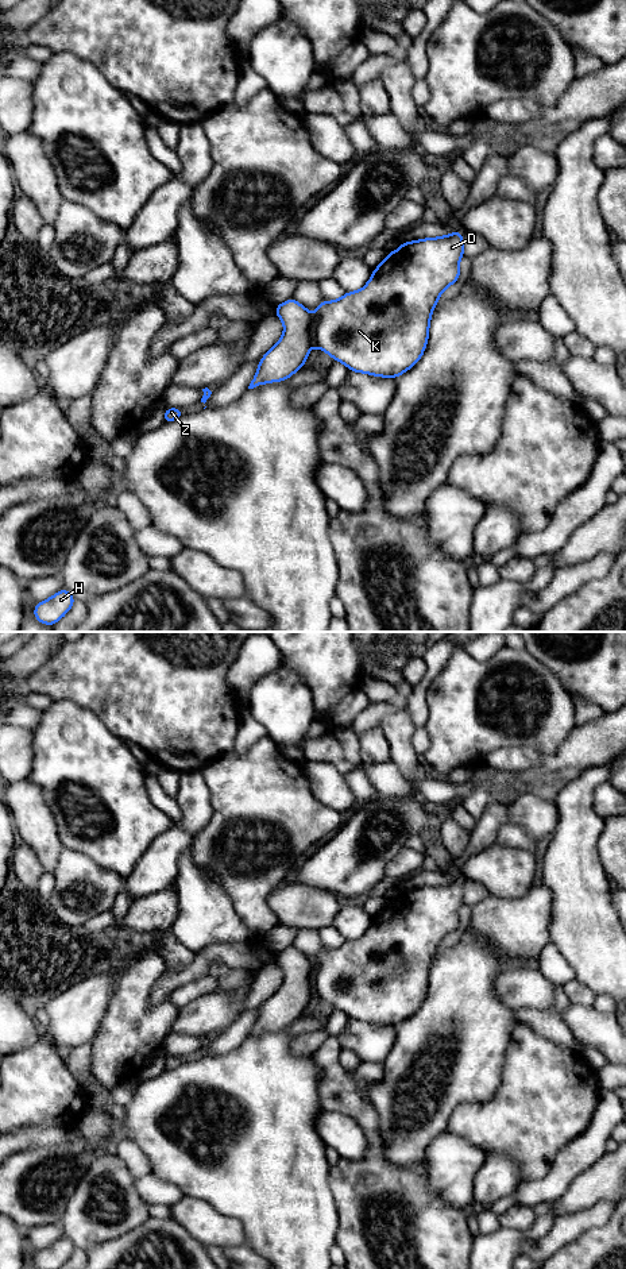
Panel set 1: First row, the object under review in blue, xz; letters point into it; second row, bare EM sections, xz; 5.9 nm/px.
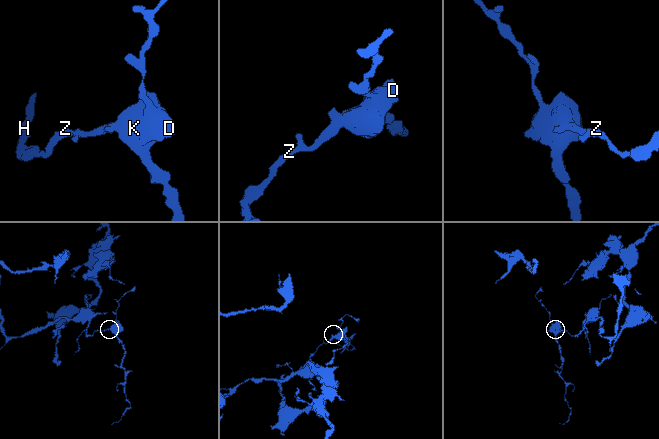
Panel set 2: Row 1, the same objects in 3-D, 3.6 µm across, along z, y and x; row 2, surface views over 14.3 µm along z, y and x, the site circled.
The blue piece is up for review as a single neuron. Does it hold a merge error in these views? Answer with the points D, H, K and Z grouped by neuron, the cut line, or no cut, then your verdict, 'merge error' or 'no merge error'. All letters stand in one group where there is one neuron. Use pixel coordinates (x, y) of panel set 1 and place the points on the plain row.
D K / H Z; cut in xz along (315, 968), (312, 975), (313, 991); merge error

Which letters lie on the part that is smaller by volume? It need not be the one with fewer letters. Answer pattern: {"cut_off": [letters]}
{"cut_off": ["D", "K"]}

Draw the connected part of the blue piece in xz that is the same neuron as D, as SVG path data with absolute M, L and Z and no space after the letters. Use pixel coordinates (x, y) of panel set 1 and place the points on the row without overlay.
M453 879L441 886L403 890L397 899L389 900L383 910L374 917L363 937L353 941L345 940L336 949L320 950L314 958L312 975L314 994L355 1021L395 1027L411 1017L425 999L432 960L440 942L460 926L459 909L464 903L463 884L461 880Z

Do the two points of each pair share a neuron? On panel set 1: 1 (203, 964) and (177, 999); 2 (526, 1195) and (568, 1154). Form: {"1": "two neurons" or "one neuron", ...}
{"1": "two neurons", "2": "one neuron"}

